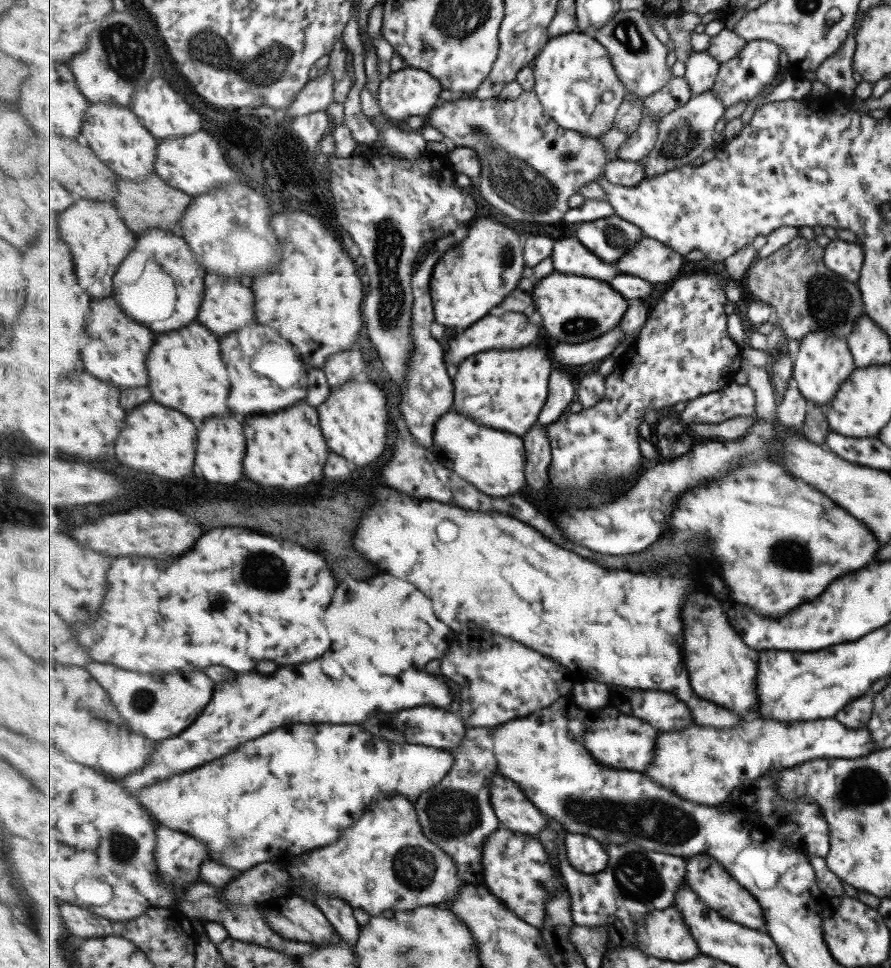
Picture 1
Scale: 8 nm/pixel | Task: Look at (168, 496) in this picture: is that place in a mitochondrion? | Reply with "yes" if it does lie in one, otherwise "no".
no

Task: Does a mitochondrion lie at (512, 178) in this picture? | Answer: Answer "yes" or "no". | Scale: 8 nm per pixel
yes

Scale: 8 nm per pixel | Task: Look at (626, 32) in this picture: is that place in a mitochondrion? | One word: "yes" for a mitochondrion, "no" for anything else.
yes

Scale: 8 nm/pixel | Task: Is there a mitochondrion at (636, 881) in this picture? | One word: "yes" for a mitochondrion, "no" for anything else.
yes

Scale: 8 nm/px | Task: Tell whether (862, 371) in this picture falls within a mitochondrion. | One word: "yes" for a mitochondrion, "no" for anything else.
no

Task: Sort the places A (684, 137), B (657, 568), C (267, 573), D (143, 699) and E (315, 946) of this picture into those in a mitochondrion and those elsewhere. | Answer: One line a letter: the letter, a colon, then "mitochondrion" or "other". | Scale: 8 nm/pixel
A: mitochondrion
B: other
C: mitochondrion
D: mitochondrion
E: other

